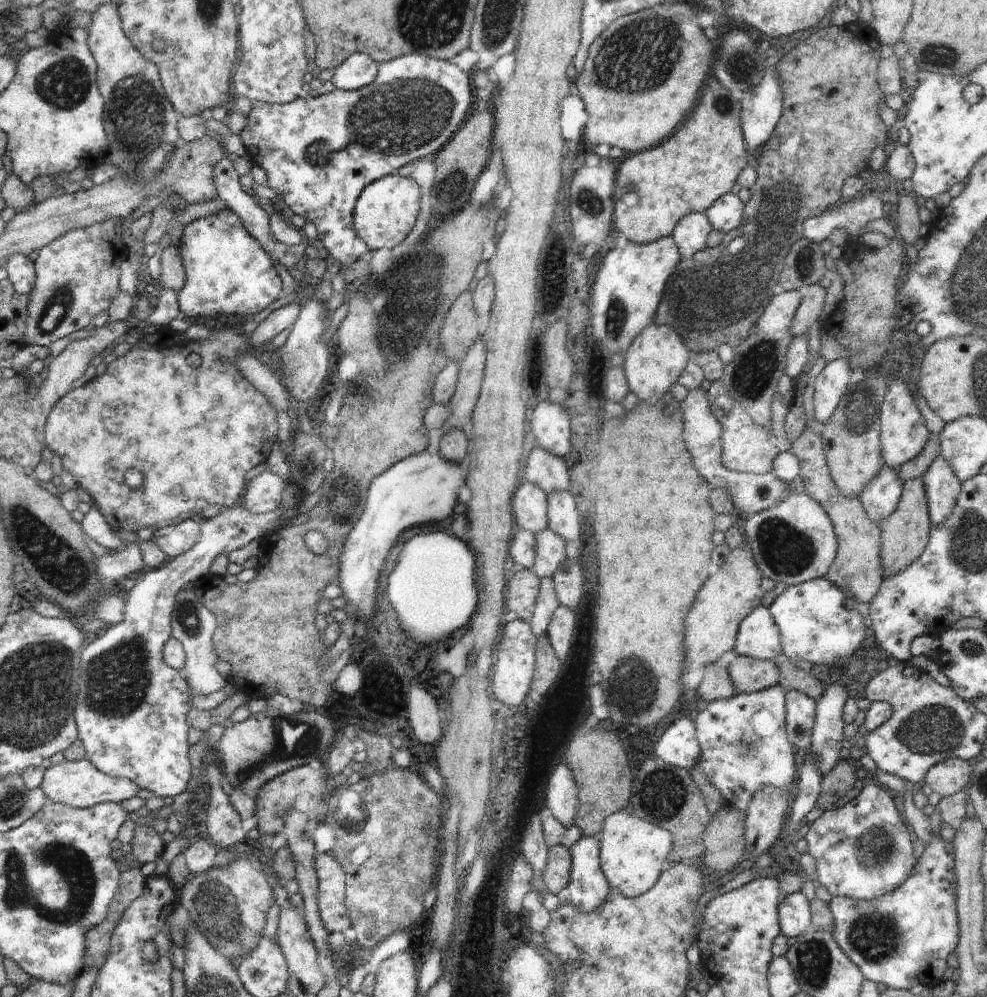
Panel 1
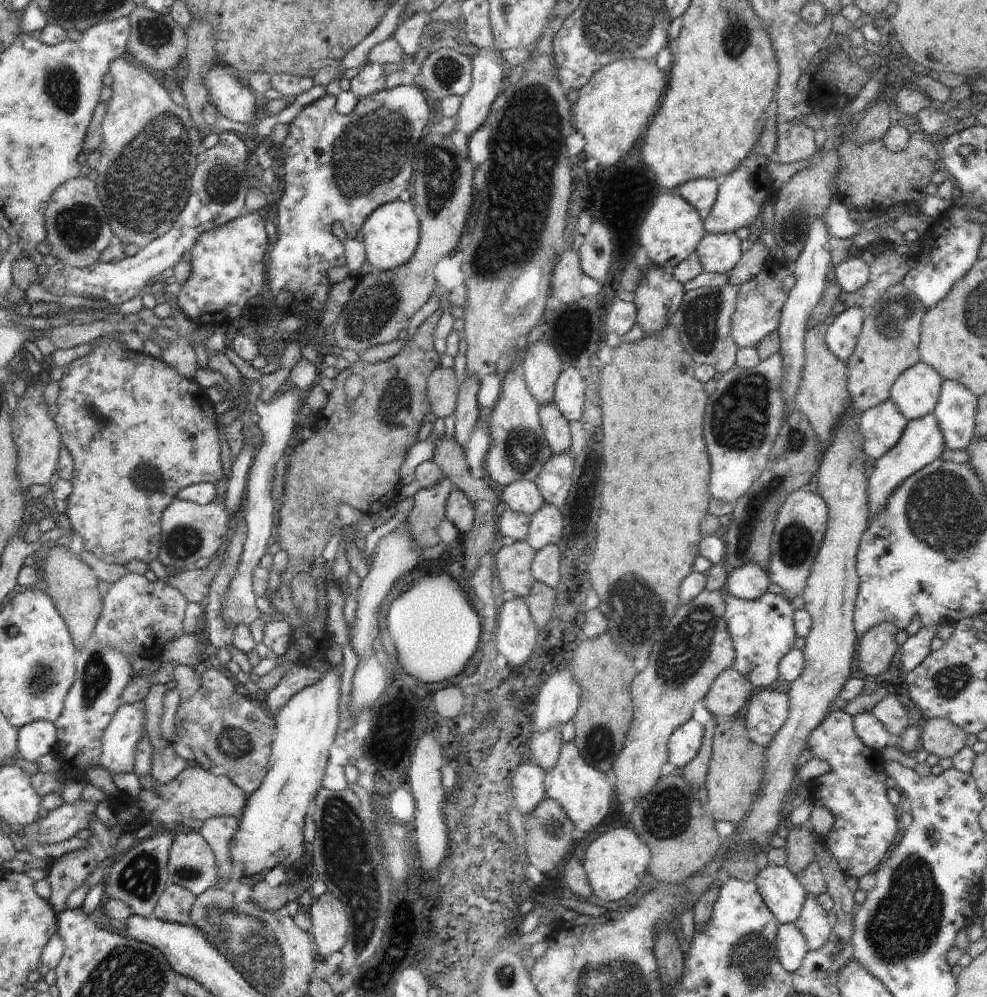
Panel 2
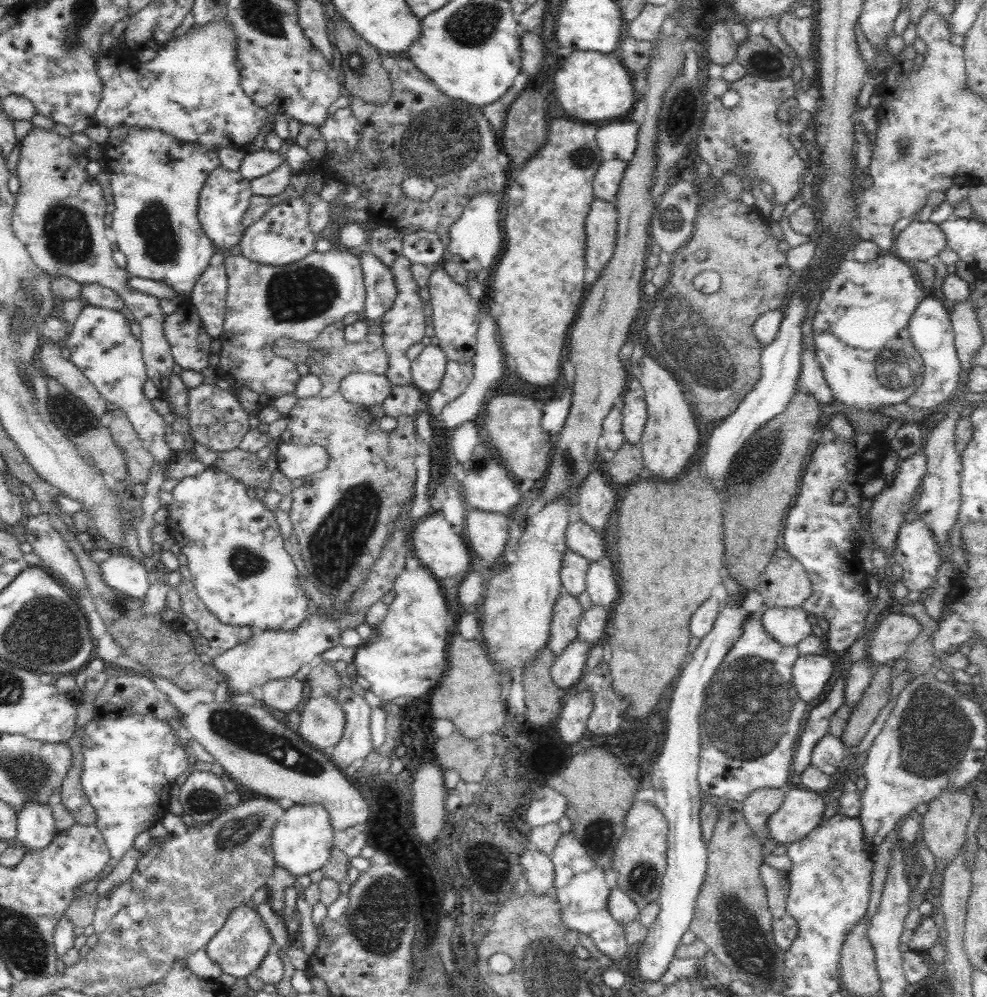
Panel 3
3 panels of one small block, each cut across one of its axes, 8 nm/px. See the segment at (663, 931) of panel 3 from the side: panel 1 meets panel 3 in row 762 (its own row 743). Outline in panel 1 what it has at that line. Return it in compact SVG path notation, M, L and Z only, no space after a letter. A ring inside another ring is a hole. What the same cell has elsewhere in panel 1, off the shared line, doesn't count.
M688 717L676 719L655 746L656 758L660 756L664 762L686 770L691 770L701 755L694 721Z

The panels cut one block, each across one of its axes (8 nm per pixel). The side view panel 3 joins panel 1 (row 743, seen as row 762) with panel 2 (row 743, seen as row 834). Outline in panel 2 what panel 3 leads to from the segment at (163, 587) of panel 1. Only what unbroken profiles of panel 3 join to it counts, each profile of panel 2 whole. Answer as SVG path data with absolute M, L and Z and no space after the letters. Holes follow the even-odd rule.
M144 704L120 705L102 737L99 764L111 773L133 772L136 745L142 722L146 723Z

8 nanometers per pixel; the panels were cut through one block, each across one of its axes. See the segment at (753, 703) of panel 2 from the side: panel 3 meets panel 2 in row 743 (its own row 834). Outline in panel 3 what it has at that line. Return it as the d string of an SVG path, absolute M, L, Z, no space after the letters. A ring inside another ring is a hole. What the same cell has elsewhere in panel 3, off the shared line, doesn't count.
M758 788L750 792L742 802L742 814L746 824L756 832L762 843L770 848L773 843L768 832L768 819L776 812L785 799L785 793L778 788Z

